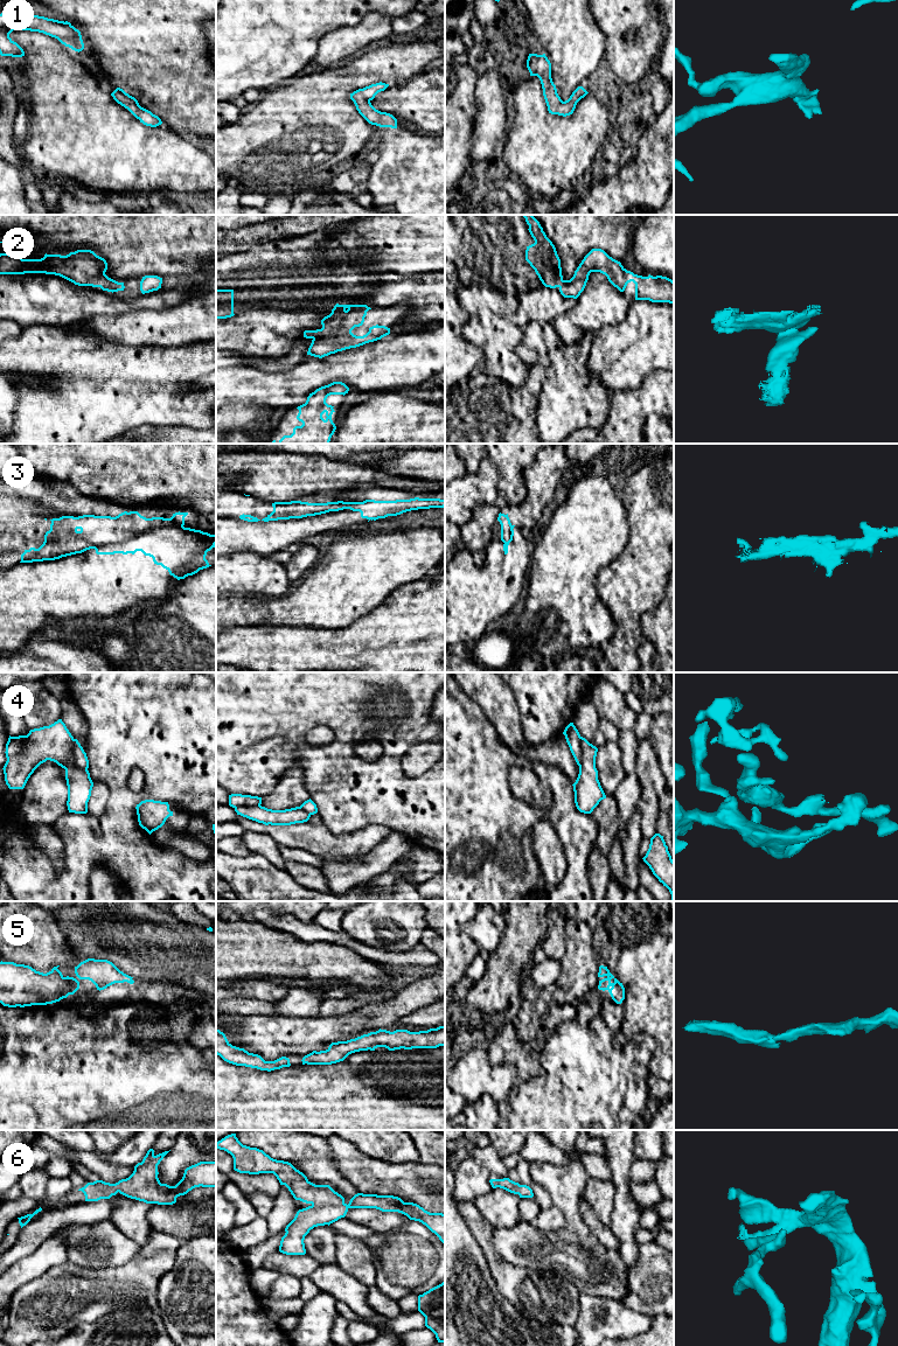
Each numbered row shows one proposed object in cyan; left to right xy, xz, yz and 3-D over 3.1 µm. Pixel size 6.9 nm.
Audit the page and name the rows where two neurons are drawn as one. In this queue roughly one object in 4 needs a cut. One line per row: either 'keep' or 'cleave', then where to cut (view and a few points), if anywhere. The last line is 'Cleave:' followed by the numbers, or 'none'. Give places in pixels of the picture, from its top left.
1: keep; cut none
2: keep; cut none
3: cleave; cut xy (182, 525), (165, 523), (126, 539), (91, 548)
4: keep; cut none
5: keep; cut none
6: keep; cut none
Cleave: 3

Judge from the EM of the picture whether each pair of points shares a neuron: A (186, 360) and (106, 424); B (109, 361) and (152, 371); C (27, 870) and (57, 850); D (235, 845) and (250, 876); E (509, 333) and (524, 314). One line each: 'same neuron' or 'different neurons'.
A: same neuron
B: same neuron
C: different neurons
D: different neurons
E: different neurons

